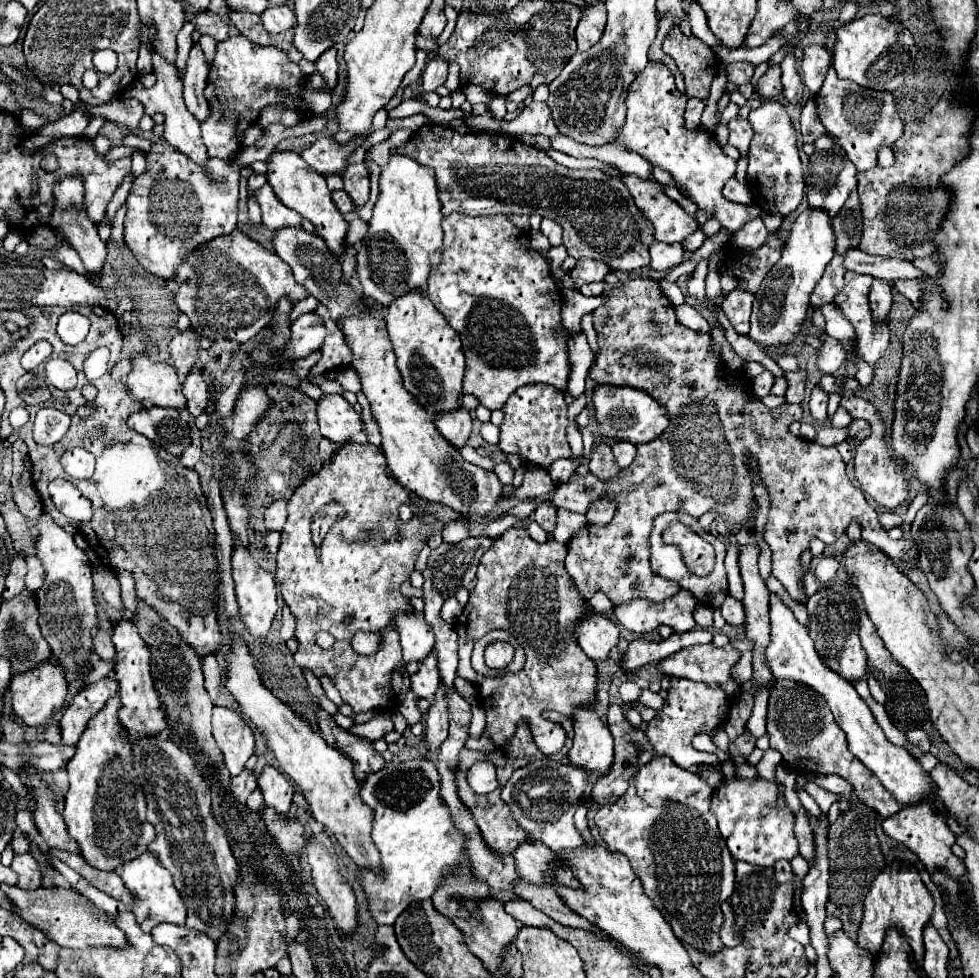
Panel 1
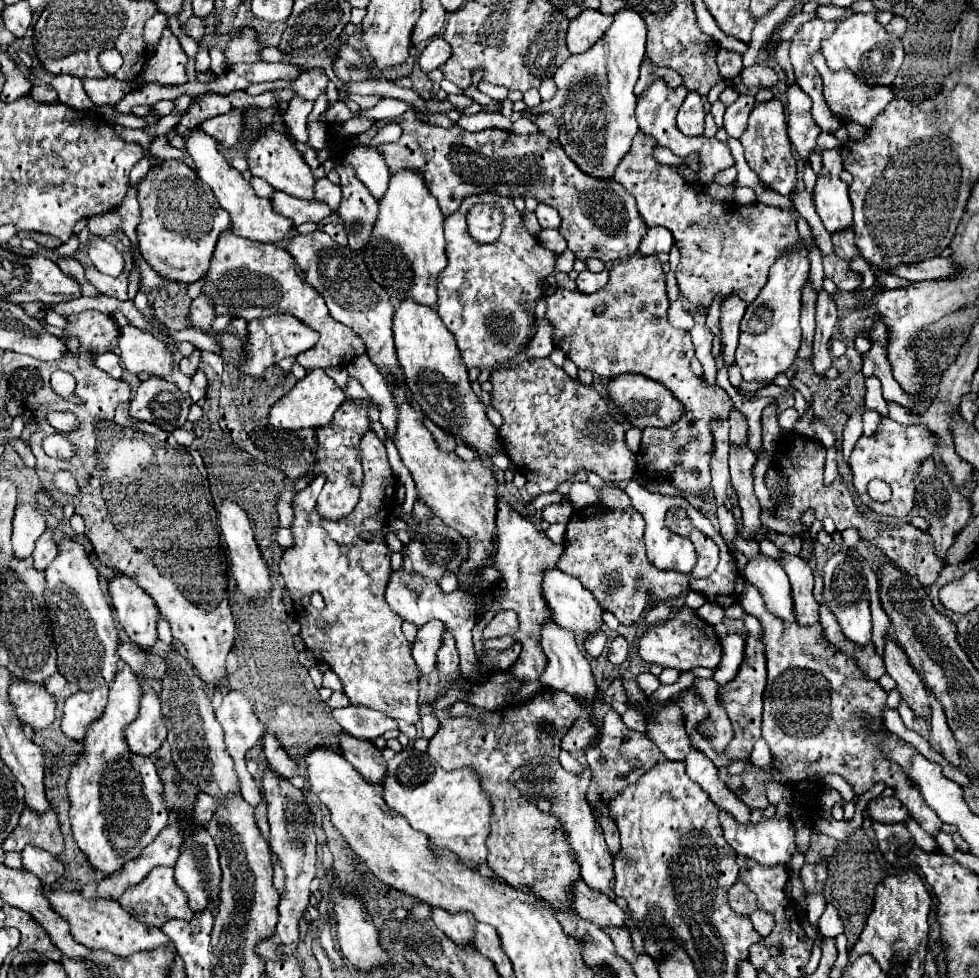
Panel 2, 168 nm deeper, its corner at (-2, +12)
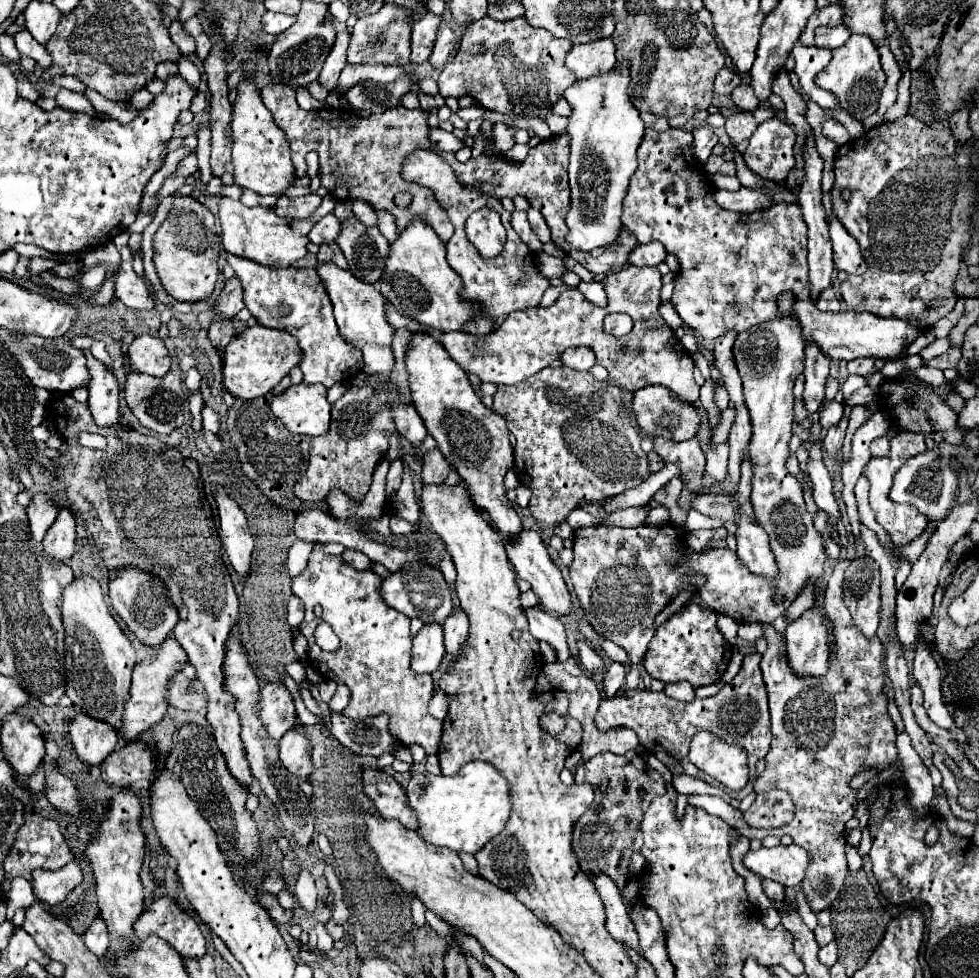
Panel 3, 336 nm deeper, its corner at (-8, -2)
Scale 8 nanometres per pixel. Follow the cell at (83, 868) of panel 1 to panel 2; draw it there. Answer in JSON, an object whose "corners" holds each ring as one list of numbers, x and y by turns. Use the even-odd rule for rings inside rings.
{"corners":[[24,809,18,827,10,833,10,837,4,841,2,849,20,853,26,845,40,847,52,855,60,855,64,851,64,841,58,825,56,811,50,809,42,815,34,813,32,809]]}

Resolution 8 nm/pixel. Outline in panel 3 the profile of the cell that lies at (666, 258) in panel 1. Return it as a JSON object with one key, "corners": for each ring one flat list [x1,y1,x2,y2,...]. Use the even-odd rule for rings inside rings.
{"corners":[[646,243,646,245,638,245,636,251,630,253,630,263,636,267,644,267,644,265,656,267,666,259,666,255,668,251,662,243]]}

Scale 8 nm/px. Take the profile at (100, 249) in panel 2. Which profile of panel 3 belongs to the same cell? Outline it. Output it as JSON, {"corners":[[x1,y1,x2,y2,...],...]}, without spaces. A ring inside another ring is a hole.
{"corners":[[128,253,122,255,122,265,112,273,112,279,114,279,114,295,126,307,134,307,134,309,154,307,154,299,148,297,146,281,134,273,132,257,128,257]]}

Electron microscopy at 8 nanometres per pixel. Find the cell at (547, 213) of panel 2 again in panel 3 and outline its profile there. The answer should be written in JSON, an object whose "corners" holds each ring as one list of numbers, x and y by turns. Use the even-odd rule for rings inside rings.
{"corners":[[530,209,530,211,528,211,528,221,530,221,534,233,538,235,538,239,540,239,542,243,548,243,548,241,550,241,550,227,548,227,544,215,542,215,540,211,536,211,536,209]]}

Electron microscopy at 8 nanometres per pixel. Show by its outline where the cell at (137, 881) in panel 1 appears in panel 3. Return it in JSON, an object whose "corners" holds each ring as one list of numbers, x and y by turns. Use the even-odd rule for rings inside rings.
{"corners":[[160,897,144,909,144,915,134,923,134,931,140,939,156,933,184,957,202,957,206,953,206,939,196,919,184,913,170,897]]}

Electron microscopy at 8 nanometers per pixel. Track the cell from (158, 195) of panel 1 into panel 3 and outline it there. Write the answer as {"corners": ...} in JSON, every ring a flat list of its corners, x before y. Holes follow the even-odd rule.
{"corners":[[176,197,168,217,158,227,154,235,154,267,158,279,166,293,176,301,202,301,208,299,218,281,218,255,220,255,220,235,210,233,206,227,206,217,210,209,192,199]]}

